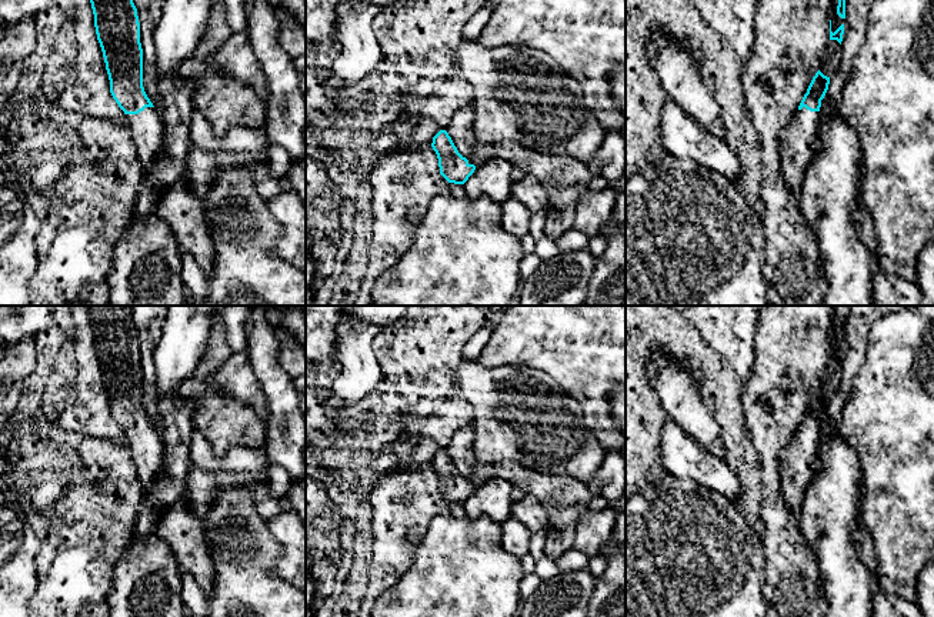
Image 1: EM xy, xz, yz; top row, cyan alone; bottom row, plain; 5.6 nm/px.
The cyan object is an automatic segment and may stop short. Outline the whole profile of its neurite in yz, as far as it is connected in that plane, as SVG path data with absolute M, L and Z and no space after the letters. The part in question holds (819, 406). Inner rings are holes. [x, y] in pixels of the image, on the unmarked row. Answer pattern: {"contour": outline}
{"contour": "M818 390L798 430L780 453L780 486L783 498L797 521L801 516L805 487L814 471L821 420L828 410L828 404L830 397Z"}

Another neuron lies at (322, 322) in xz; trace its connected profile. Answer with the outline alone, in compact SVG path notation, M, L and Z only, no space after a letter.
M306 306L306 361L336 361L337 328L350 316L356 323L381 328L400 320L407 306Z

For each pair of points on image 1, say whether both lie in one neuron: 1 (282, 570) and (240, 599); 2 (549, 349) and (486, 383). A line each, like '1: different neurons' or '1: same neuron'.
1: different neurons
2: different neurons

